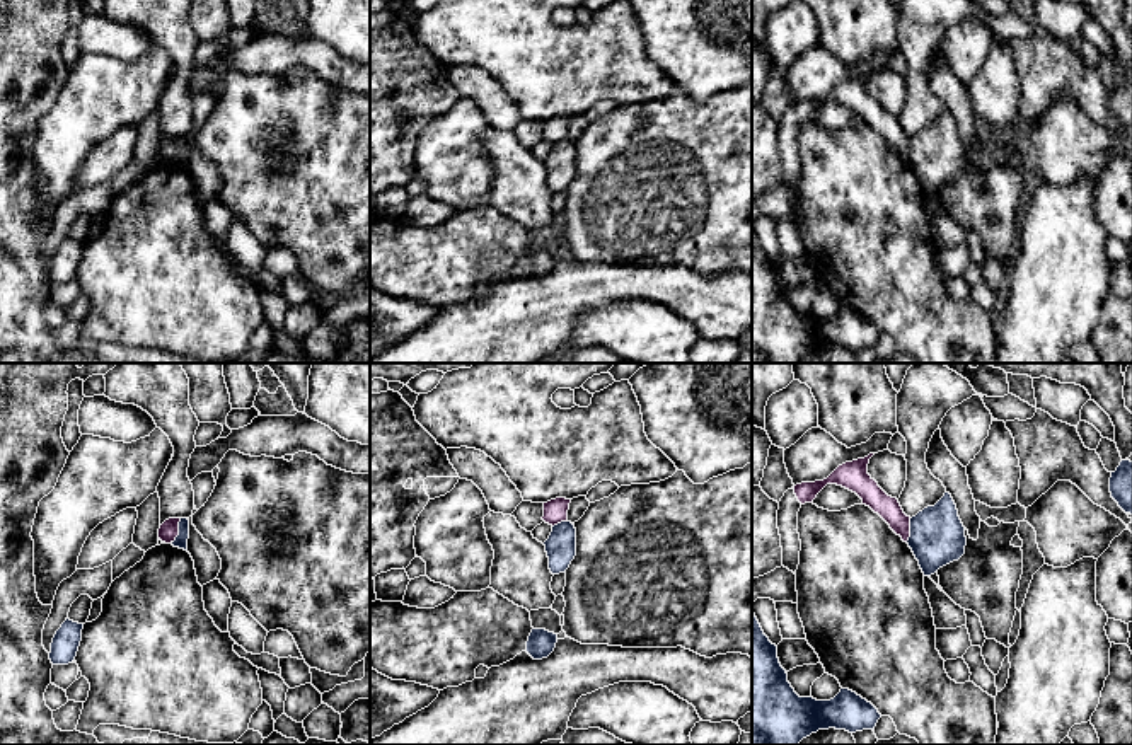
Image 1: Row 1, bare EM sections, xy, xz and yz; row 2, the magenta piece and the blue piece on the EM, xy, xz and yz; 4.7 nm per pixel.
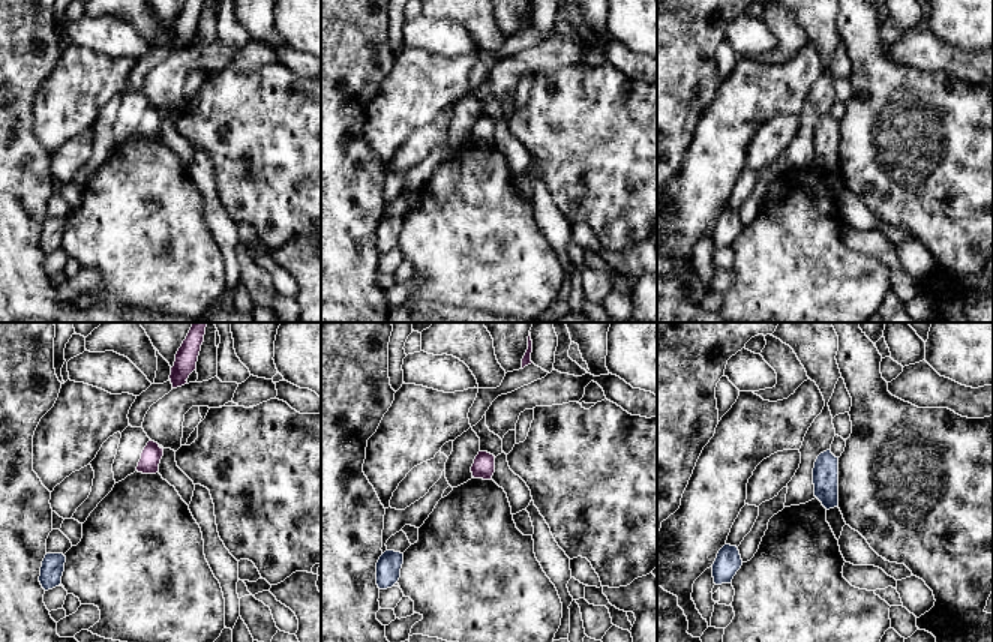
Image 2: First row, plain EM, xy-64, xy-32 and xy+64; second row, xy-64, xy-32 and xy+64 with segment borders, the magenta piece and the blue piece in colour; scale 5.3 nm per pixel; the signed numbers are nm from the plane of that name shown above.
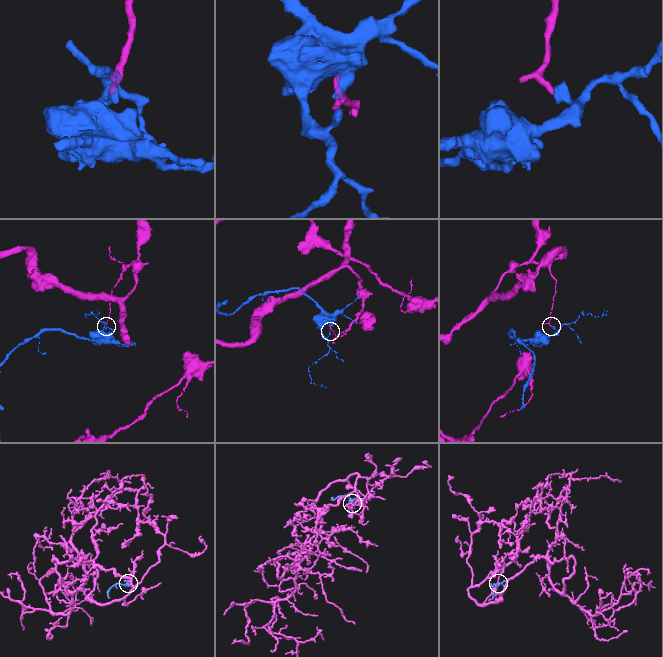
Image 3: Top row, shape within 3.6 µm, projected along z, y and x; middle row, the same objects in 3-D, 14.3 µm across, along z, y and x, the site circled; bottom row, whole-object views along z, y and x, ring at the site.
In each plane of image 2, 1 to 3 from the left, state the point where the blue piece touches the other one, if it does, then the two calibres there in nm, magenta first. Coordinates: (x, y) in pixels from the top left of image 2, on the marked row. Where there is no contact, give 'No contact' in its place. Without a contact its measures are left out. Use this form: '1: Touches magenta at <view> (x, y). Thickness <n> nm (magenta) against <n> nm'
1: No contact
2: No contact
3: No contact

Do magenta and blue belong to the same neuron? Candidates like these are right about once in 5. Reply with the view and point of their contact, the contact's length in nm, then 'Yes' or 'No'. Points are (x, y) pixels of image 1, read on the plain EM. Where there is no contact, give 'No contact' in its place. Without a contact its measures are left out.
Touches magenta at xy (178, 150). Shared border 130 nm. No

